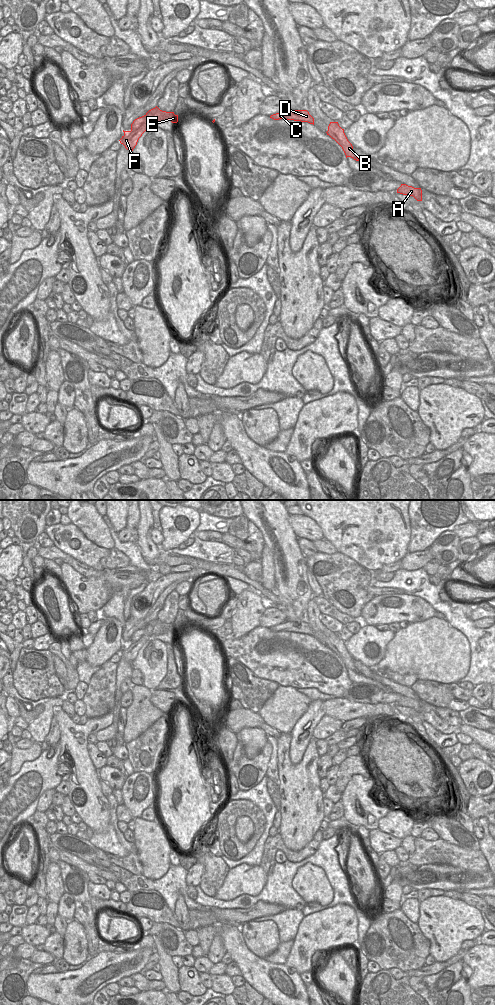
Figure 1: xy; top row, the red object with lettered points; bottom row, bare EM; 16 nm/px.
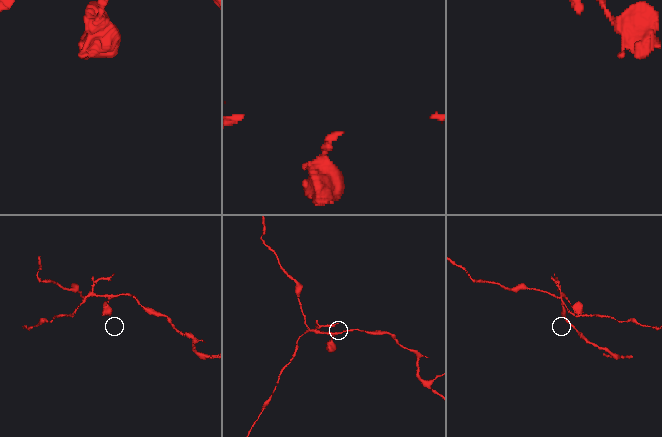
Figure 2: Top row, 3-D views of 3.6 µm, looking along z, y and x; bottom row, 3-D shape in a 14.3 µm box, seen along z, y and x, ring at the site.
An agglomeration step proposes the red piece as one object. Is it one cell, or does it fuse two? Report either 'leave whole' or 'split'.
split

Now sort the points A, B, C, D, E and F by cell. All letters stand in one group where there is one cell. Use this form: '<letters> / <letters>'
A B C D E / F

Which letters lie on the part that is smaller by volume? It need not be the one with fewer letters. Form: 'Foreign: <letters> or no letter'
Foreign: F

